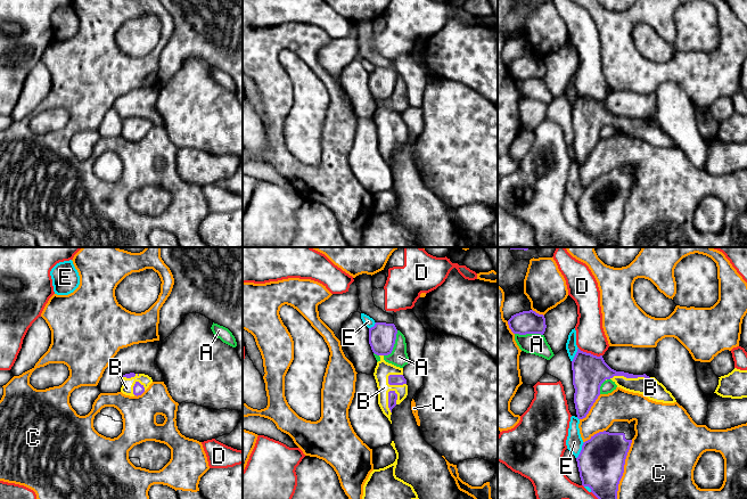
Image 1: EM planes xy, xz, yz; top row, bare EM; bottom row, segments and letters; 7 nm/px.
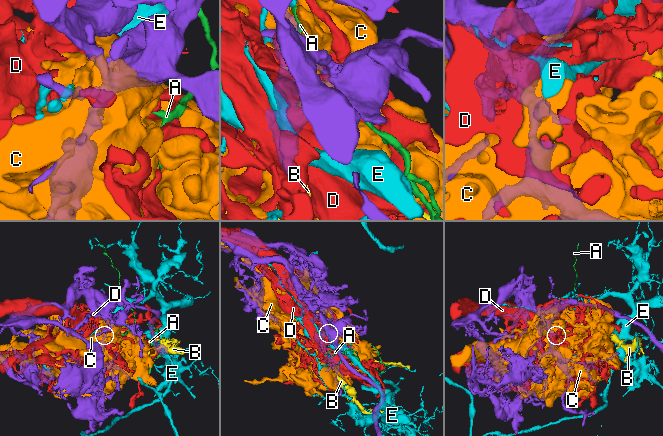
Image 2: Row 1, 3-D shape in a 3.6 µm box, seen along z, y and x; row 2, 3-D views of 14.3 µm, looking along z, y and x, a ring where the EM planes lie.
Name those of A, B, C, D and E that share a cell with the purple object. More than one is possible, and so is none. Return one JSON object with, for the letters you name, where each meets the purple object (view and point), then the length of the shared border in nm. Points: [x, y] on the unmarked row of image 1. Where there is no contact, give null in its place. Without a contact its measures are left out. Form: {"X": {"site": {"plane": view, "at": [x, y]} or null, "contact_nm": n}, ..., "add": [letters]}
{"B": {"site": {"plane": "yz", "at": [630, 122]}, "contact_nm": 300}, "add": ["B"]}

